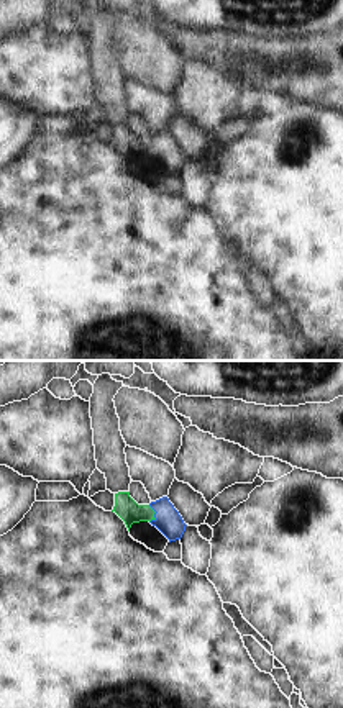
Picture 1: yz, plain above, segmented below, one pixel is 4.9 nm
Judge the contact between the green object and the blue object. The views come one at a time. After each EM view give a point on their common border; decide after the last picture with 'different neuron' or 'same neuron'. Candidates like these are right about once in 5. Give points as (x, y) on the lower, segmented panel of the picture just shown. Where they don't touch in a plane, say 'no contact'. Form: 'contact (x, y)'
contact (155, 512)

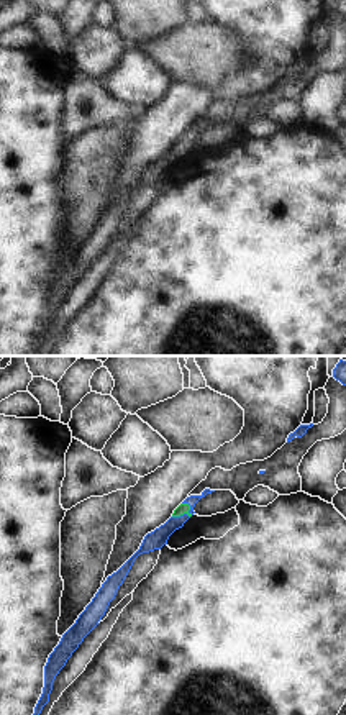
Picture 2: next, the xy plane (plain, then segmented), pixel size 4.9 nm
contact (182, 514)

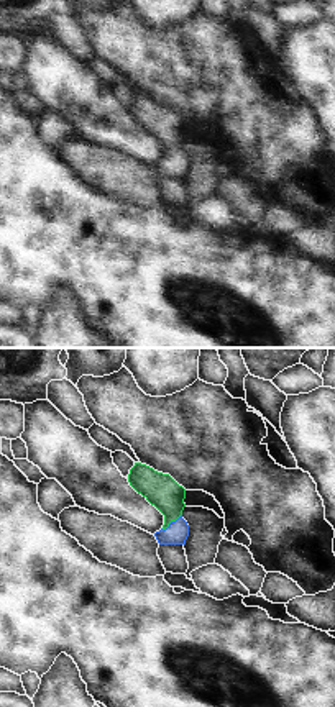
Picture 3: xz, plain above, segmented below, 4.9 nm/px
contact (171, 520)

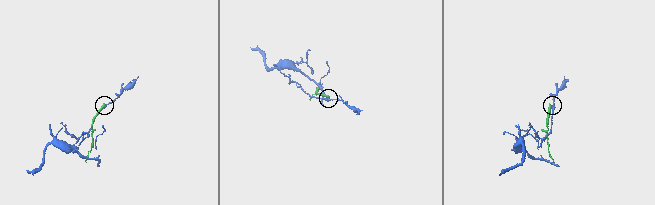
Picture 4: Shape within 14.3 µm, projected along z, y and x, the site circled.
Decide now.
different neuron

